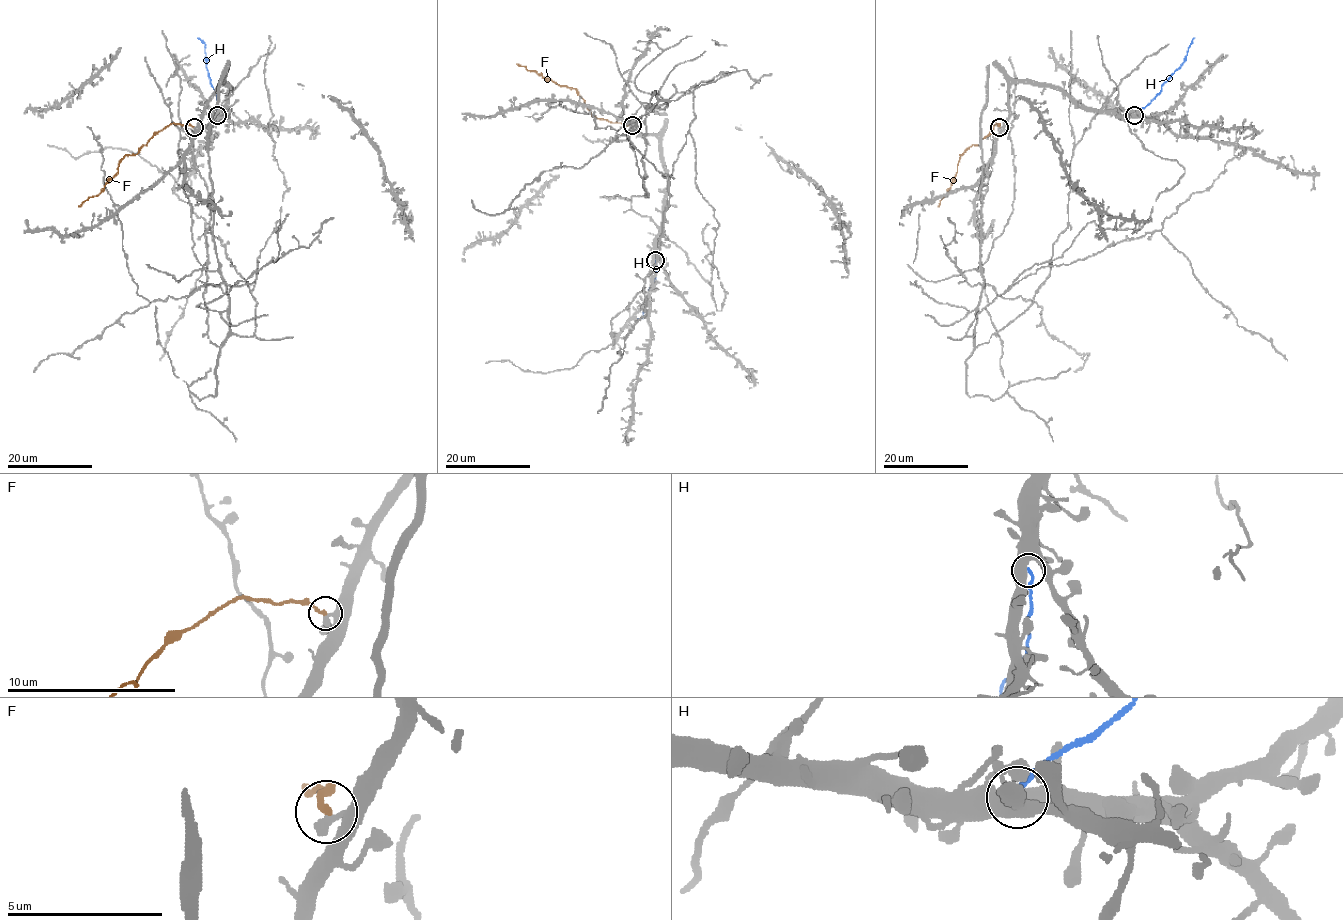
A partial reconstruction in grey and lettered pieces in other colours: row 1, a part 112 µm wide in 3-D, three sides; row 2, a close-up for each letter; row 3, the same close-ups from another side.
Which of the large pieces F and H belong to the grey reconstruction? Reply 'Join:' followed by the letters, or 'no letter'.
Join: no letter

